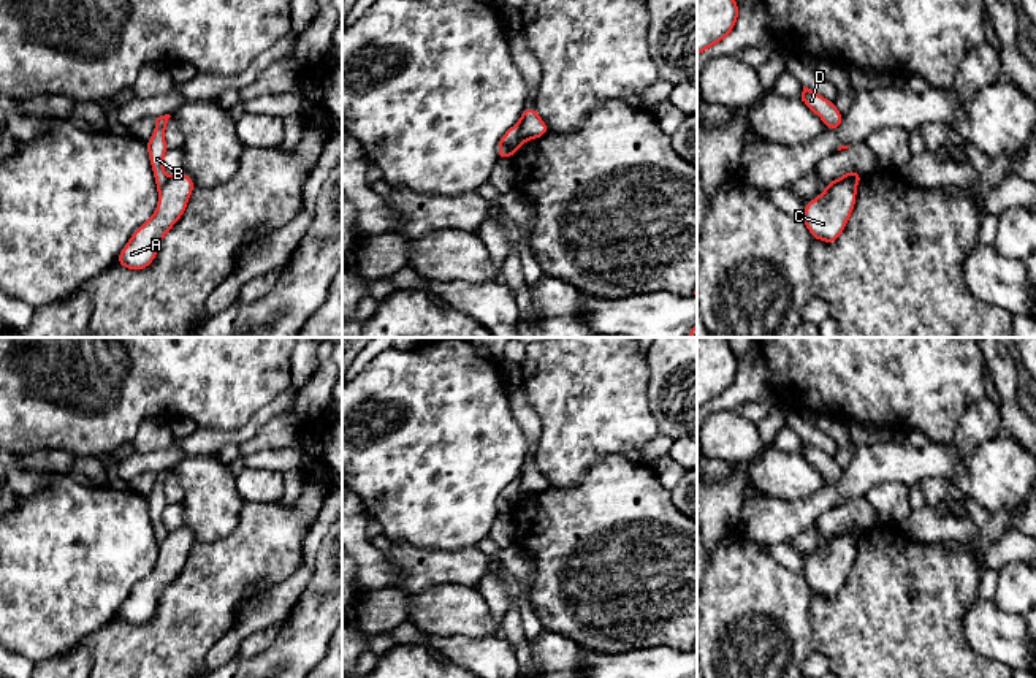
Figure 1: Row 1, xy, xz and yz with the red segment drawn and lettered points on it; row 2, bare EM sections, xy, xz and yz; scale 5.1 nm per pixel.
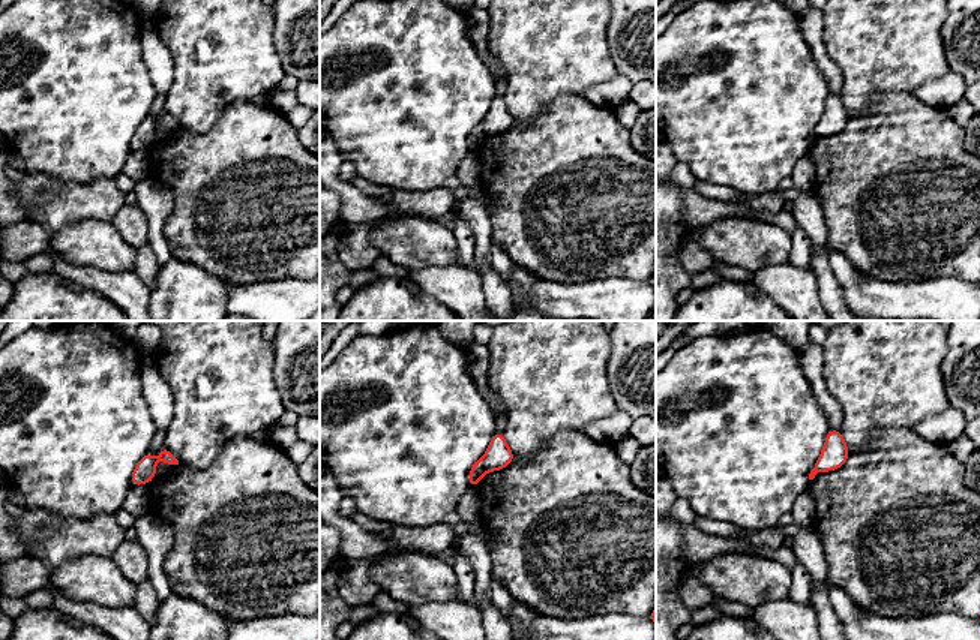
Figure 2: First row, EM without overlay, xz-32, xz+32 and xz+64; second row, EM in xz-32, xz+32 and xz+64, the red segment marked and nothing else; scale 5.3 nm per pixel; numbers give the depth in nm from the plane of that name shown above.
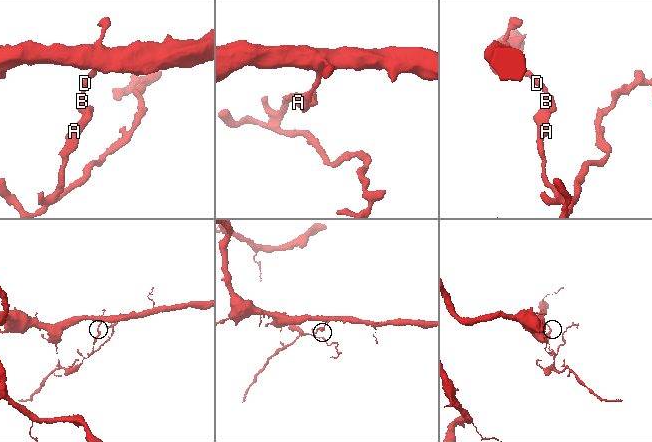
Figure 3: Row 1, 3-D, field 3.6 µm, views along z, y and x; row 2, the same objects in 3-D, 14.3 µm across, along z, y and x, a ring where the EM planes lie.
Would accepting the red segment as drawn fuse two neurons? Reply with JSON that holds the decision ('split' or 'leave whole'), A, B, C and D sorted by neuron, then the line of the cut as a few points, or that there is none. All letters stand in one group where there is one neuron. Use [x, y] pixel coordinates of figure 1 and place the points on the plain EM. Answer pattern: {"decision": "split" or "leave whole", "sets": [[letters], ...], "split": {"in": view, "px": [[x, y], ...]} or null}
{"decision": "split", "sets": [["A", "C"], ["B", "D"]], "split": {"in": "xz", "px": [[518, 477], [518, 487], [525, 495]]}}

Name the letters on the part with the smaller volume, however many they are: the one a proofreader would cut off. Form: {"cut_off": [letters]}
{"cut_off": ["A", "C"]}

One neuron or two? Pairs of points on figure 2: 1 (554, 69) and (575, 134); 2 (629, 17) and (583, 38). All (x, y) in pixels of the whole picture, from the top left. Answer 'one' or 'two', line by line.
1: two
2: two

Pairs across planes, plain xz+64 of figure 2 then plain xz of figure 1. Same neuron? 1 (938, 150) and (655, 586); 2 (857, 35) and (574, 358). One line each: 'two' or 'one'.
1: one
2: one

